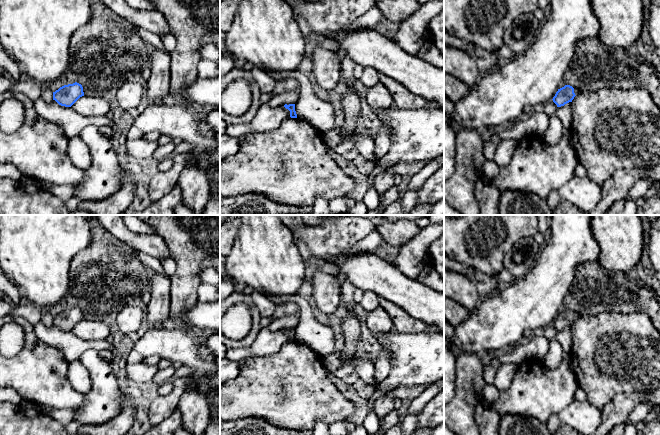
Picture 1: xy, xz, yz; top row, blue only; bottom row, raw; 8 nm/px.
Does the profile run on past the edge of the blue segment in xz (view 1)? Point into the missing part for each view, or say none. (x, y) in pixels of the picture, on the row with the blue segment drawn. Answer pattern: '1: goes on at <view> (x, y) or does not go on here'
1: does not go on here

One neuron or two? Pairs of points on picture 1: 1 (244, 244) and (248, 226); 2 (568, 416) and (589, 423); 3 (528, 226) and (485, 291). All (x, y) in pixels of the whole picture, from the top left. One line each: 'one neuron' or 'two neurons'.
1: one neuron
2: one neuron
3: two neurons

